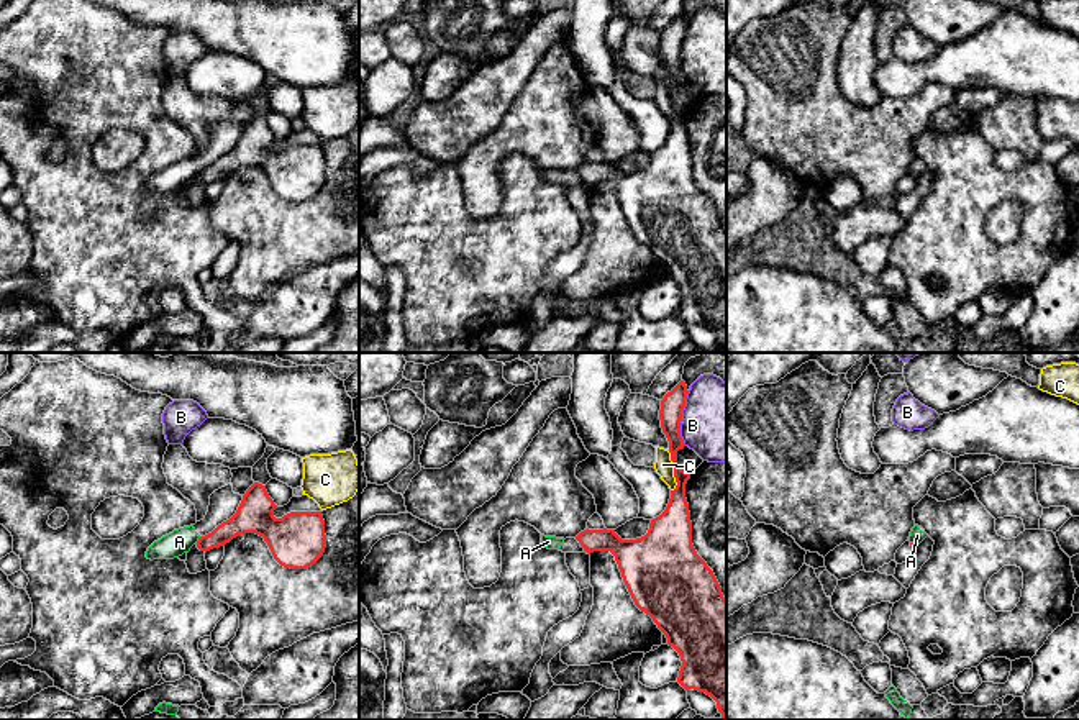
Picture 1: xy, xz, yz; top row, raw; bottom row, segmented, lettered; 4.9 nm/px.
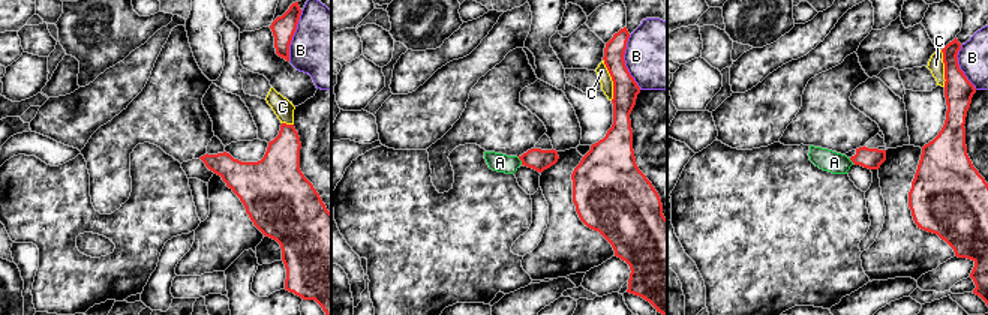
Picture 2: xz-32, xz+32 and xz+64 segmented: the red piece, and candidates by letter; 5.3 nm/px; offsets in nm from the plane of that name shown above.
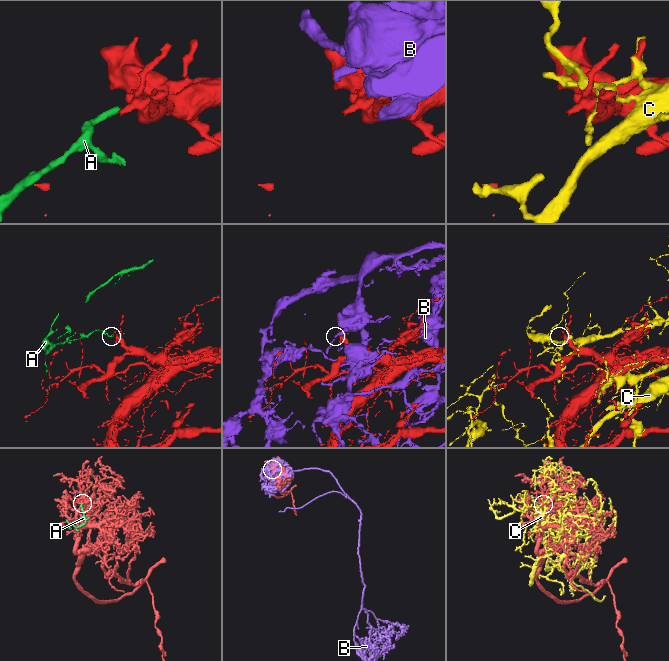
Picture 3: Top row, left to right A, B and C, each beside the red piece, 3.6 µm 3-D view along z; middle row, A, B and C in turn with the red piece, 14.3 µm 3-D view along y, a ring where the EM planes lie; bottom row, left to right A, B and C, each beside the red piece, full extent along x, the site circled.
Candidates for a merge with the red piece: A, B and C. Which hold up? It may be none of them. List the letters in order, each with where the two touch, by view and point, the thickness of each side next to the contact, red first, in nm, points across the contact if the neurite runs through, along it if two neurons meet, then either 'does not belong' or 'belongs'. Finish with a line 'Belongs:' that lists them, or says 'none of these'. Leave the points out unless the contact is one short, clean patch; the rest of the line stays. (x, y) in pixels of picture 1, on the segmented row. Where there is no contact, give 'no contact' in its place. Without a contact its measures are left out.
A: meets red in xy at (199, 540); 120 nm thick on the red side, 120 nm on the other; border along xy (200, 537), (195, 542); does not belong
B: meets red in xz at (681, 419); 120 nm thick on the red side, 400 nm on the other; does not belong
C: meets red in xz at (676, 479); 190 nm thick on the red side, 90 nm on the other; does not belong
Belongs: none of these

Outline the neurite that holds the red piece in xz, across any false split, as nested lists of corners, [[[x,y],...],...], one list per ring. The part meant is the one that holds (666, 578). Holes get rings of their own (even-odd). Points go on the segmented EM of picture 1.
[[[674,467],[676,489],[666,510],[651,520],[644,536],[621,540],[615,530],[584,530],[576,540],[585,553],[610,551],[615,556],[623,582],[635,605],[649,615],[666,635],[682,661],[677,682],[685,689],[705,692],[717,702],[722,718],[726,720],[726,599],[722,587],[697,554],[692,545],[692,522],[685,499],[685,484],[690,472]]]

